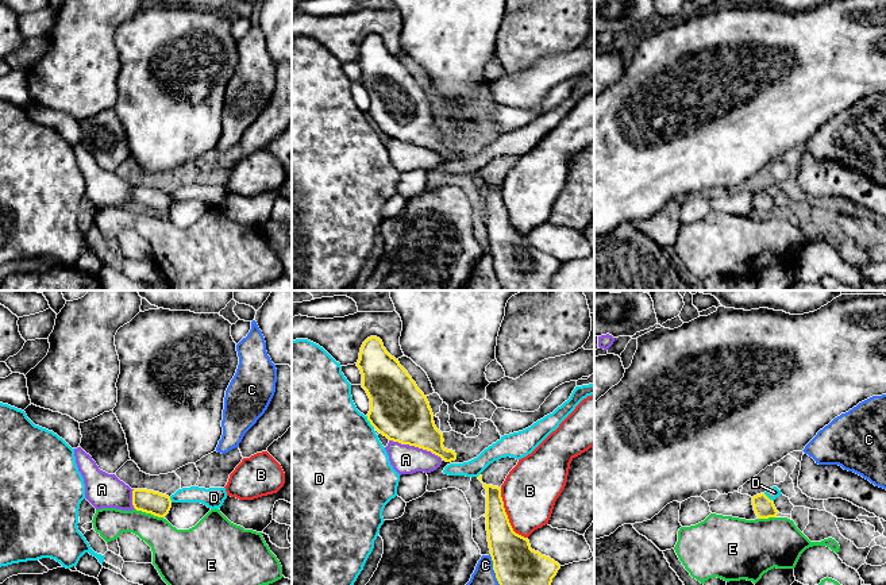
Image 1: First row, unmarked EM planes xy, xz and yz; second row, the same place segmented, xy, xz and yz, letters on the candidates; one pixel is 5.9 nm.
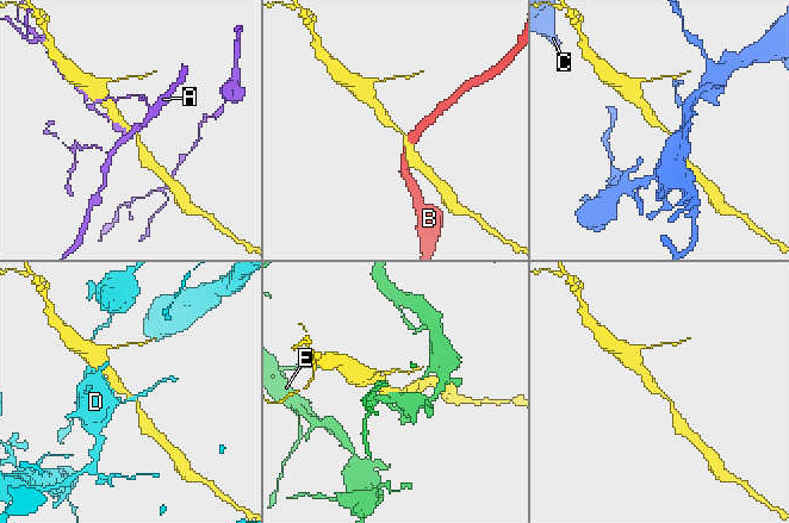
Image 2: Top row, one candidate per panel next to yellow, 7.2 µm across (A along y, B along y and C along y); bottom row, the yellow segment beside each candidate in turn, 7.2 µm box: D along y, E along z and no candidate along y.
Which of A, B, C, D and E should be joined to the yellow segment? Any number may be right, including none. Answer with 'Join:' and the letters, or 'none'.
Join: none

